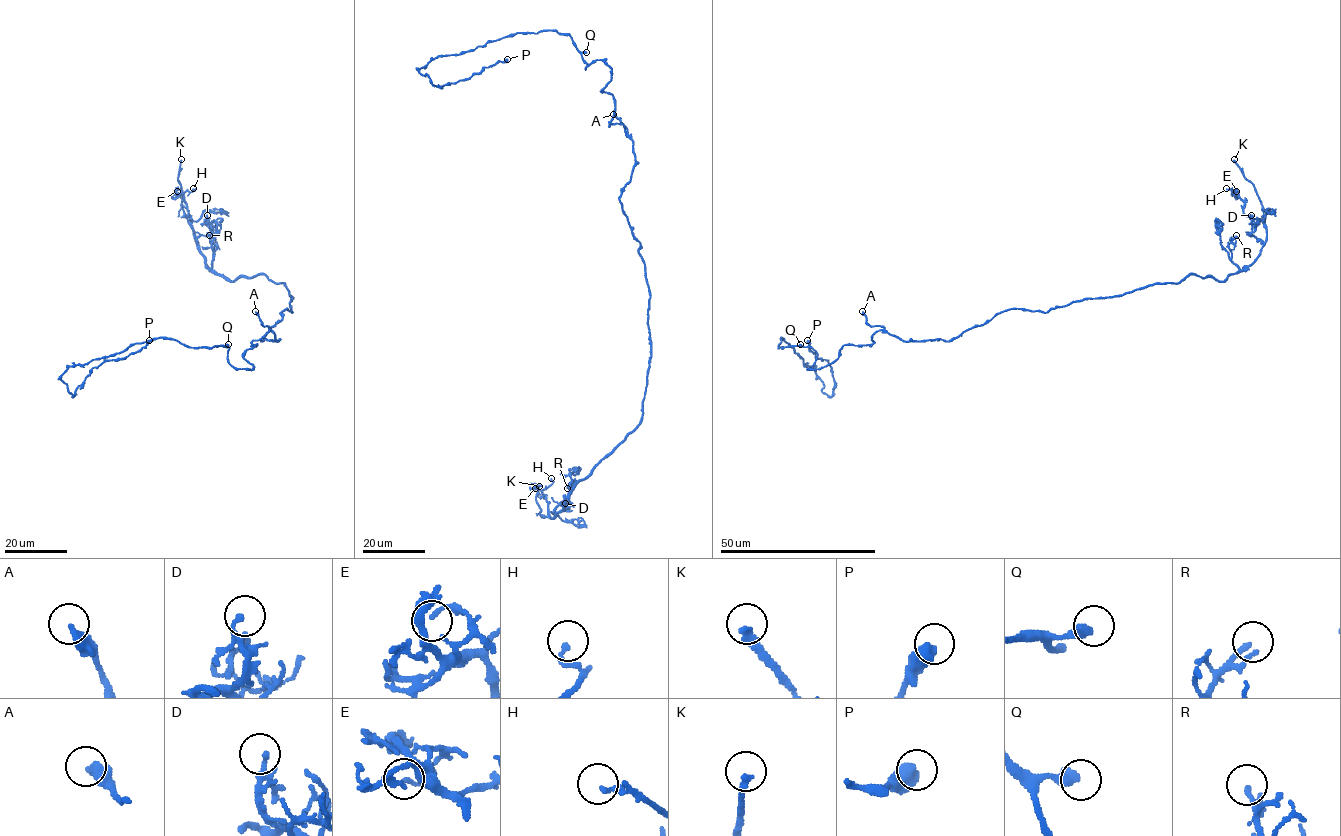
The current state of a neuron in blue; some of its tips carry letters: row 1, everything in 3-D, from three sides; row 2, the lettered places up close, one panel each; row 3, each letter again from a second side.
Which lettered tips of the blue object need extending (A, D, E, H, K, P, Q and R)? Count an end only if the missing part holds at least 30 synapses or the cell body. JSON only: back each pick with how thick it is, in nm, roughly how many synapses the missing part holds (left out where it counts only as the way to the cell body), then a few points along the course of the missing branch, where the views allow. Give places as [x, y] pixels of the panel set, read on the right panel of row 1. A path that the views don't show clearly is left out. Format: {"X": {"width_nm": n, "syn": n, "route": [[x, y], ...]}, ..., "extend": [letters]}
{"A": {"width_nm": 400, "syn": 130, "route": [[862, 311], [857, 284], [860, 252], [905, 188], [928, 109], [940, 101], [928, 83], [937, 55], [923, 46]]}, "K": {"width_nm": 280}, "extend": ["A", "K"]}

